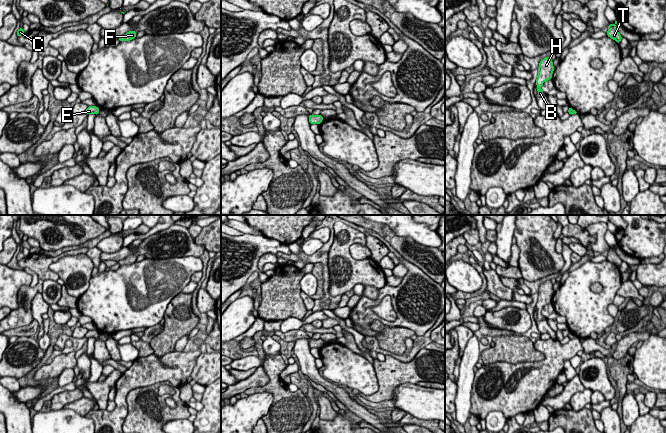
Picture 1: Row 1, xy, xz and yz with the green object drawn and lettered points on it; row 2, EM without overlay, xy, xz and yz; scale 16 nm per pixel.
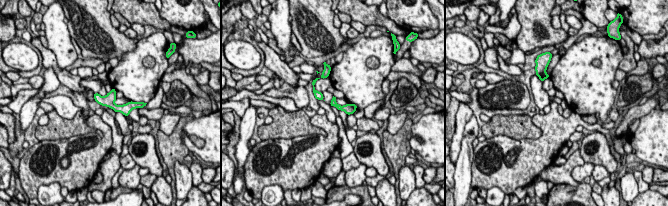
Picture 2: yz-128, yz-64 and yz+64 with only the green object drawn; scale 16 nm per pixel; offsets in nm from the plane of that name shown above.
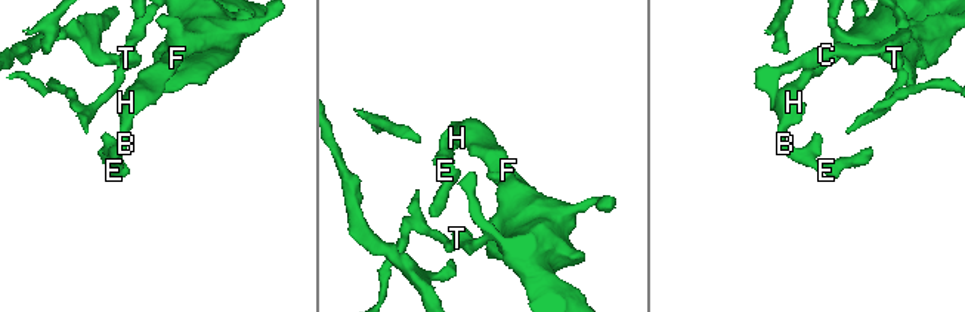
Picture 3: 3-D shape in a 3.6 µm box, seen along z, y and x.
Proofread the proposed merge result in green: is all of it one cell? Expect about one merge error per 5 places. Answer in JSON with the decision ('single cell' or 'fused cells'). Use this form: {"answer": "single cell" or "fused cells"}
{"answer": "single cell"}

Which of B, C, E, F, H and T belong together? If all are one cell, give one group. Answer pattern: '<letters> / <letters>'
B C E F H T

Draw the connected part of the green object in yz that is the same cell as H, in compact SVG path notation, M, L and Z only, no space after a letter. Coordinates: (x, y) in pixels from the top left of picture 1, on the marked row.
M547 56L540 61L538 68L538 76L536 80L538 96L544 95L543 91L541 90L541 86L545 81L551 80L553 71L554 66L551 57Z

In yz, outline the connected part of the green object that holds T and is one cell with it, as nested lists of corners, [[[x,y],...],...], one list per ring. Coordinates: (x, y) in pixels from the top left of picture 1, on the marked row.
[[[615,21],[614,24],[609,24],[608,26],[608,32],[607,32],[607,36],[610,37],[611,39],[614,39],[618,44],[620,43],[622,36],[620,35],[620,33],[617,31],[616,29],[616,24],[619,23],[618,21]]]

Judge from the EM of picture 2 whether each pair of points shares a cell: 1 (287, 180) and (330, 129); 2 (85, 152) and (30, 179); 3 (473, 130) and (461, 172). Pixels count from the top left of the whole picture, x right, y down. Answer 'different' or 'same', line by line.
1: same
2: same
3: same

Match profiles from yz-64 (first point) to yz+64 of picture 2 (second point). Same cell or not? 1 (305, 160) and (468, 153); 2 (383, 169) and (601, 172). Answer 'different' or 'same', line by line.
1: different
2: different

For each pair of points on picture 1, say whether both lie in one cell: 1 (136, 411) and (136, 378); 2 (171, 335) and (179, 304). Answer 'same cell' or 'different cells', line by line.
1: different cells
2: same cell

